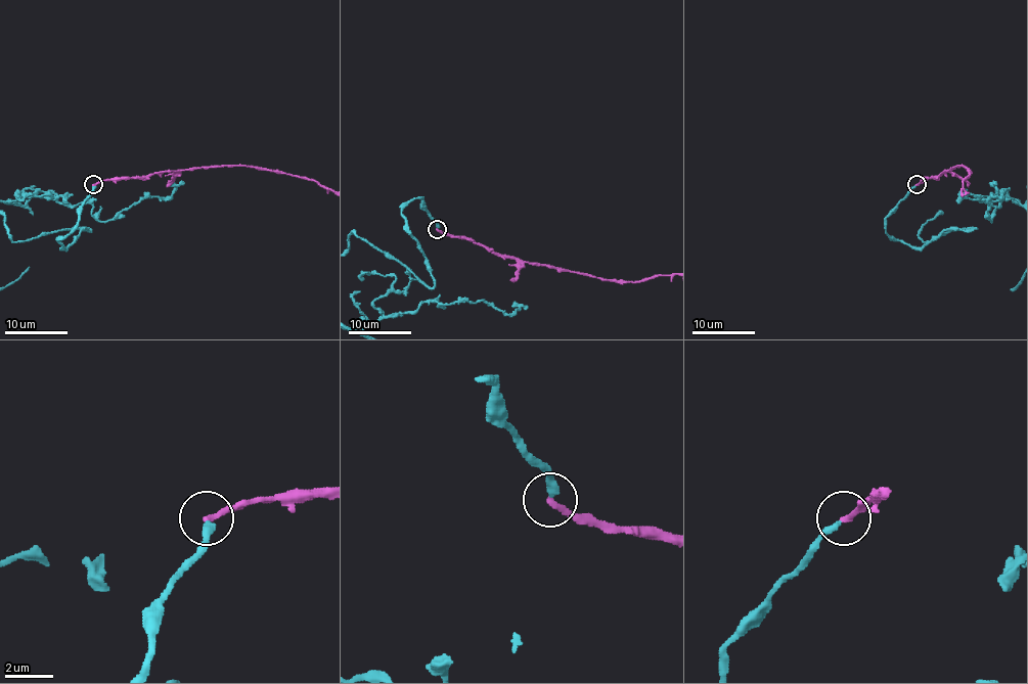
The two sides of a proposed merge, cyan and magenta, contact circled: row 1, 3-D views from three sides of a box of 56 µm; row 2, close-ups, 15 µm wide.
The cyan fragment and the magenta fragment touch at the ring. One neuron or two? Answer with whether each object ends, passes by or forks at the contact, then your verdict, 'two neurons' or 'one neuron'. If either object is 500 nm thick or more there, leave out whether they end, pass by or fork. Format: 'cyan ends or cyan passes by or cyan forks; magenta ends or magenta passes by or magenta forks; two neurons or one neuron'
cyan ends; magenta ends; two neurons

